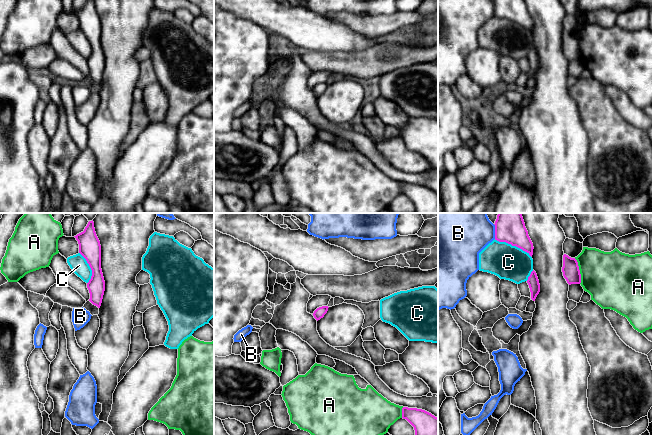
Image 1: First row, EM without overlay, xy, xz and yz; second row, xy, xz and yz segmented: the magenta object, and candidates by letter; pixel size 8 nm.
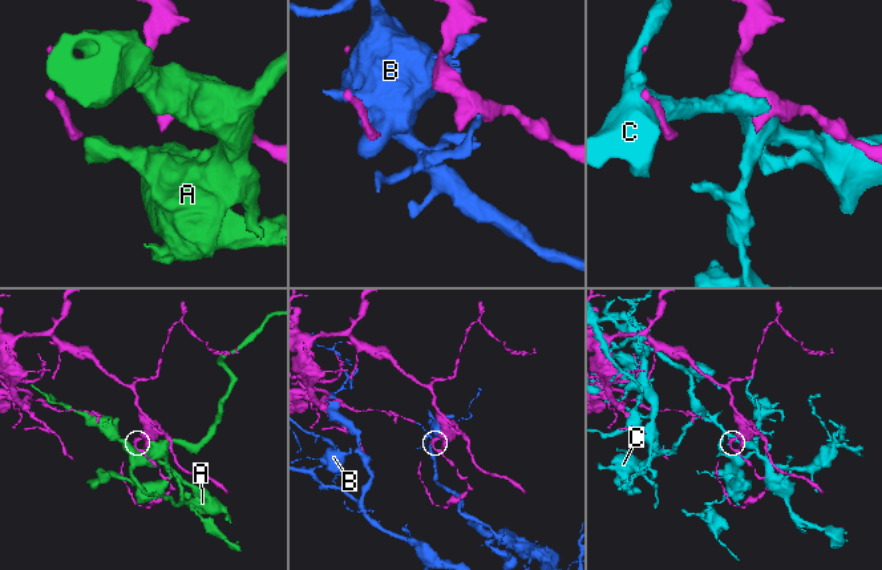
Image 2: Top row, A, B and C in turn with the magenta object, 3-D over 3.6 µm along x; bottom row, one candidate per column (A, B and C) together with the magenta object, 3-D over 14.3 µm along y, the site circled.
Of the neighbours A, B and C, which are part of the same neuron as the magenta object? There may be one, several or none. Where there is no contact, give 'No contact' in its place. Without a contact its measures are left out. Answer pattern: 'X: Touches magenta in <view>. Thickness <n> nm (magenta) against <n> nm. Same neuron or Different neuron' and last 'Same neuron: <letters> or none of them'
A: Touches magenta in yz. Thickness 140 nm (magenta) against 420 nm. Different neuron
B: Touches magenta in yz. Thickness 240 nm (magenta) against 420 nm. Different neuron
C: Touches magenta in yz. Thickness 240 nm (magenta) against 280 nm. Different neuron
Same neuron: none of them

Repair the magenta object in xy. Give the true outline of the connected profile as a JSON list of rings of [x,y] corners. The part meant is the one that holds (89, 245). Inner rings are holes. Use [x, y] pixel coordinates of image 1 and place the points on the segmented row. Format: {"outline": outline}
{"outline": [[[93,220],[88,222],[83,232],[74,237],[79,244],[79,253],[86,259],[92,270],[91,279],[87,283],[90,293],[89,301],[100,308],[105,291],[105,281],[101,269],[101,245]]]}

